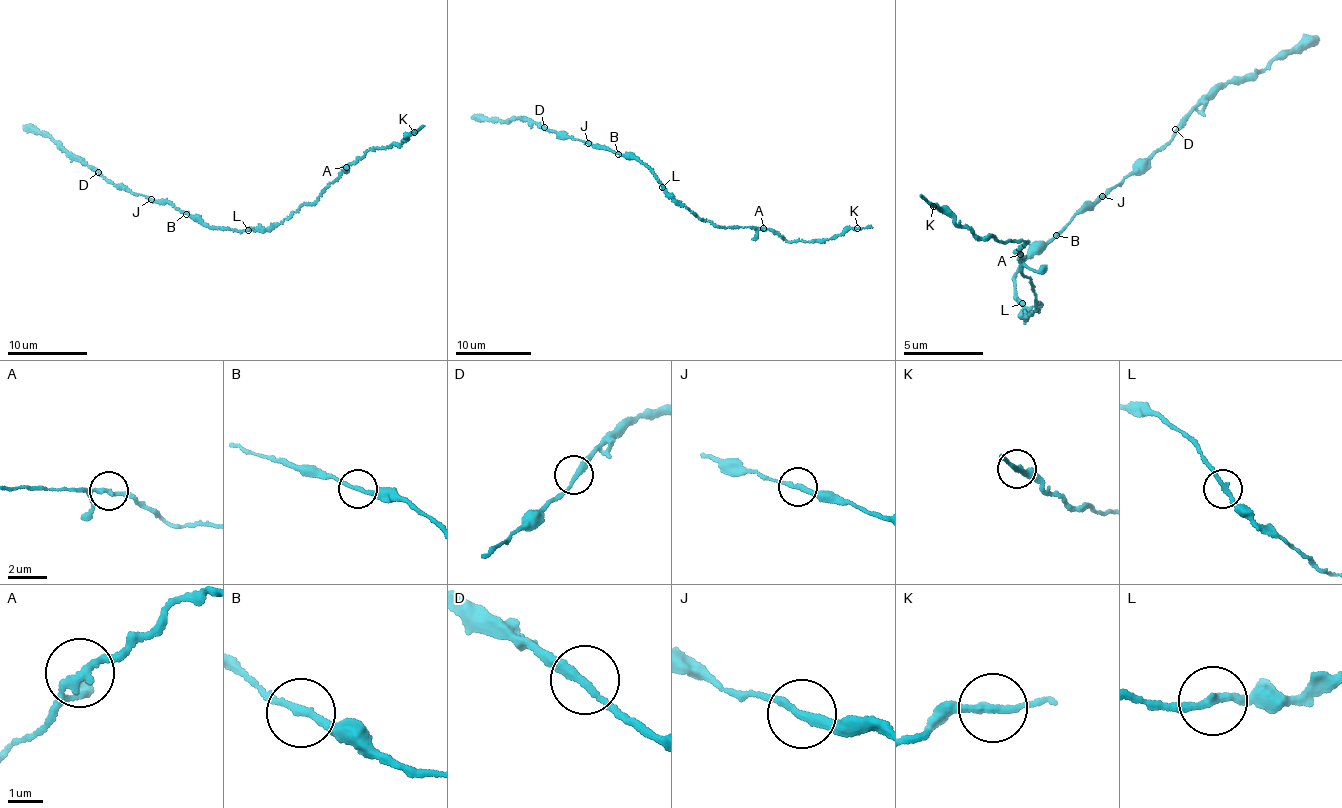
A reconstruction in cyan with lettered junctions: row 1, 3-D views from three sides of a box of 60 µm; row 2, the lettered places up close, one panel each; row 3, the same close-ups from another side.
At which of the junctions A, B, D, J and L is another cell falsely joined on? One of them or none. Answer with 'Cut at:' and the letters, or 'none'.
Cut at: none

